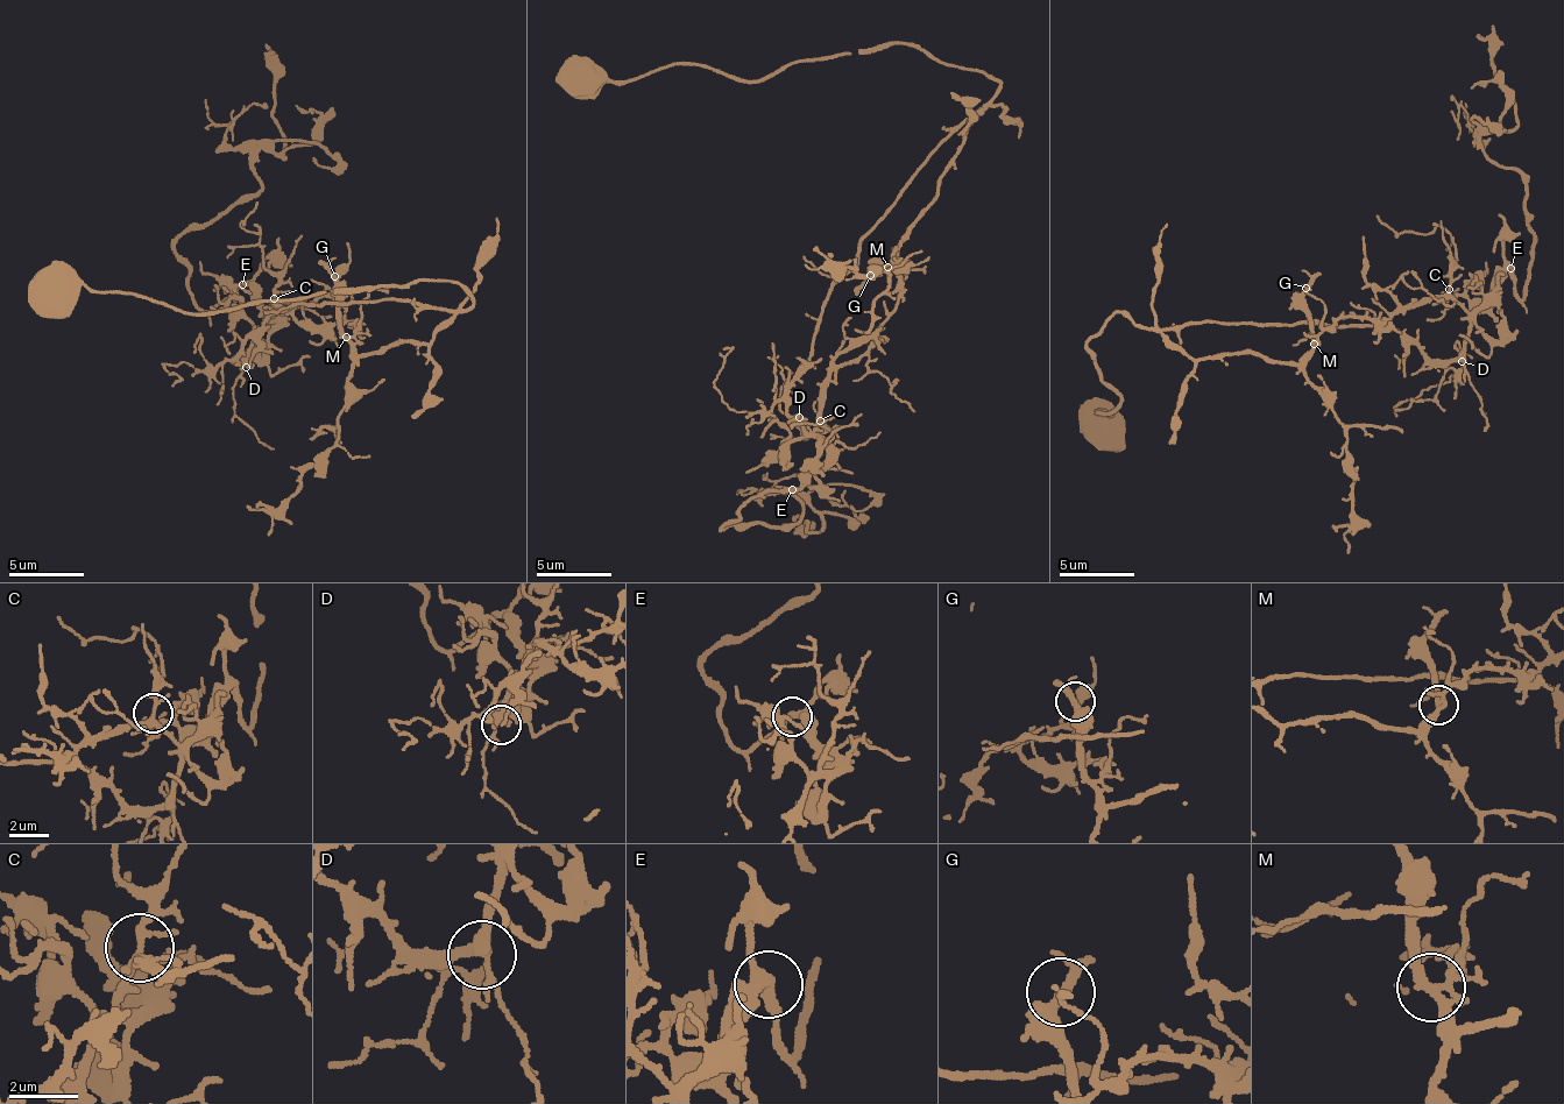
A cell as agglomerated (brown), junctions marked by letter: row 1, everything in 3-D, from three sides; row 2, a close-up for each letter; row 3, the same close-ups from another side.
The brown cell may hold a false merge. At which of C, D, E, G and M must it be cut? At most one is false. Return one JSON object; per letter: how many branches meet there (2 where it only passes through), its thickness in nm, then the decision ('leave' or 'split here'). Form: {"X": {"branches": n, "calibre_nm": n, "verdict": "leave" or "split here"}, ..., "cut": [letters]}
{"C": {"branches": 4, "calibre_nm": 240, "verdict": "leave"}, "D": {"branches": 4, "calibre_nm": 320, "verdict": "leave"}, "E": {"branches": 3, "calibre_nm": 260, "verdict": "leave"}, "G": {"branches": 3, "calibre_nm": 260, "verdict": "leave"}, "M": {"branches": 4, "calibre_nm": 260, "verdict": "split here"}, "cut": ["M"]}

